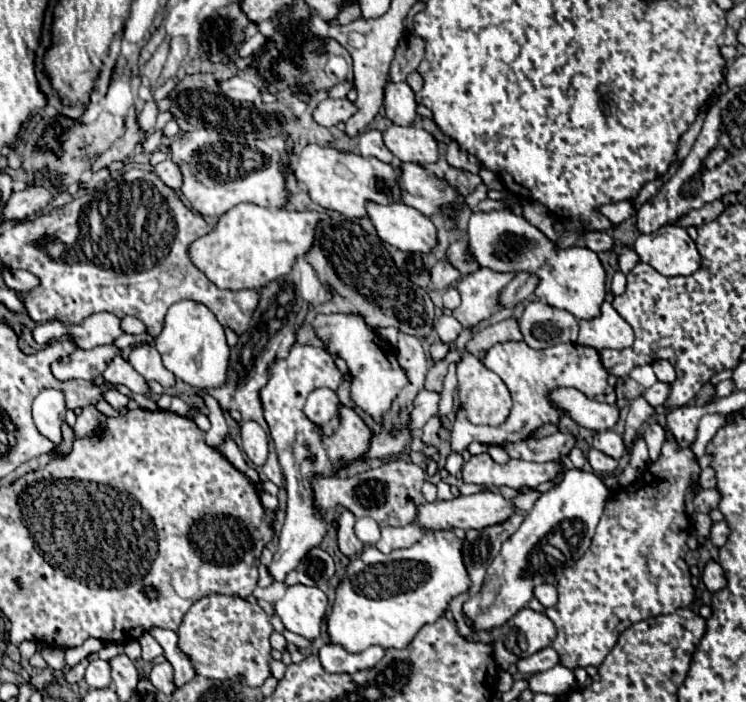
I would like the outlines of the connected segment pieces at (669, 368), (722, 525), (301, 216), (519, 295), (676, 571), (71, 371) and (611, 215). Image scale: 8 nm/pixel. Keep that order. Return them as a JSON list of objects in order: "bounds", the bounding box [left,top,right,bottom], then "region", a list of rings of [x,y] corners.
[{"bounds":[653,361,675,385],"region":[[[655,361],[653,363],[653,371],[655,371],[655,375],[657,375],[657,379],[661,383],[673,385],[673,381],[675,381],[675,369],[673,369],[673,365],[669,361]]]},{"bounds":[709,521,729,547],"region":[[[719,521],[719,523],[713,523],[713,529],[711,529],[711,537],[709,537],[717,547],[723,547],[729,539],[729,525],[725,521]]]},{"bounds":[189,203,321,289],"region":[[[241,203],[221,215],[211,233],[199,237],[191,245],[189,257],[219,289],[259,289],[265,283],[287,275],[295,261],[313,247],[319,221],[321,215],[317,211],[267,209],[253,203]]]},{"bounds":[501,271,537,307],"region":[[[529,271],[517,273],[515,279],[505,287],[505,291],[501,291],[501,305],[509,307],[525,301],[535,291],[535,285],[537,285],[537,275],[529,275]]]},{"bounds":[545,435,701,669],"region":[[[669,435],[663,443],[659,459],[649,465],[643,477],[633,485],[621,487],[617,493],[611,495],[597,525],[589,551],[575,565],[565,569],[557,585],[559,601],[557,605],[545,611],[545,615],[557,627],[557,637],[551,647],[559,653],[561,665],[569,669],[589,665],[599,667],[607,653],[615,647],[617,637],[633,623],[673,613],[681,607],[691,605],[695,589],[691,585],[691,573],[685,563],[685,555],[689,551],[687,537],[691,533],[689,515],[685,511],[685,495],[689,489],[699,491],[699,475],[701,467],[691,447],[677,445],[675,437]]]},{"bounds":[53,345,121,381],"region":[[[101,345],[89,351],[77,349],[71,357],[65,357],[53,363],[53,375],[61,381],[95,379],[105,371],[105,367],[109,365],[109,359],[115,359],[117,355],[121,355],[121,351],[115,345]]]},{"bounds":[599,201,635,225],"region":[[[621,201],[621,203],[611,203],[611,205],[605,205],[605,207],[599,207],[599,211],[615,225],[619,225],[621,221],[625,221],[627,217],[635,215],[635,209],[631,205],[631,201]]]}]

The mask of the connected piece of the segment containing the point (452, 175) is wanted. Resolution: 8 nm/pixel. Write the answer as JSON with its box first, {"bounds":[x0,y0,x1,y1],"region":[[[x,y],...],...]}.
{"bounds":[445,171,481,195],"region":[[[447,171],[445,173],[445,181],[453,187],[457,187],[463,195],[469,195],[473,191],[471,187],[471,181],[475,181],[475,187],[479,185],[481,177],[479,175],[473,175],[473,173],[467,173],[467,171]]]}

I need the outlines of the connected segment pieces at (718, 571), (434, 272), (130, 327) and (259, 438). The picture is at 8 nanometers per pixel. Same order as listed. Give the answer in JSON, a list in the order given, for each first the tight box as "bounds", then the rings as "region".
[{"bounds":[703,561,727,593],"region":[[[711,561],[711,563],[705,567],[705,571],[703,571],[703,583],[705,583],[705,587],[707,587],[711,593],[715,593],[715,591],[719,591],[719,589],[725,587],[727,581],[725,581],[725,575],[723,575],[723,569],[721,569],[719,563]]]},{"bounds":[431,259,461,289],"region":[[[439,259],[431,269],[431,281],[435,289],[445,289],[451,283],[455,283],[461,277],[461,273],[449,263],[449,259]]]},{"bounds":[121,317,145,333],"region":[[[123,317],[121,319],[121,329],[125,333],[145,333],[145,325],[135,317]]]},{"bounds":[241,421,267,467],"region":[[[245,421],[241,425],[241,441],[243,441],[243,451],[249,457],[249,461],[255,467],[265,465],[265,461],[267,461],[267,433],[263,431],[263,427],[253,421]]]}]

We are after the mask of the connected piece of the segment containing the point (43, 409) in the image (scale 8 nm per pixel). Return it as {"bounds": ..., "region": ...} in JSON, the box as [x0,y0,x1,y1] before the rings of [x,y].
{"bounds":[33,389,65,443],"region":[[[57,389],[41,391],[33,401],[33,421],[41,435],[53,443],[61,441],[61,425],[65,421],[63,393]]]}

